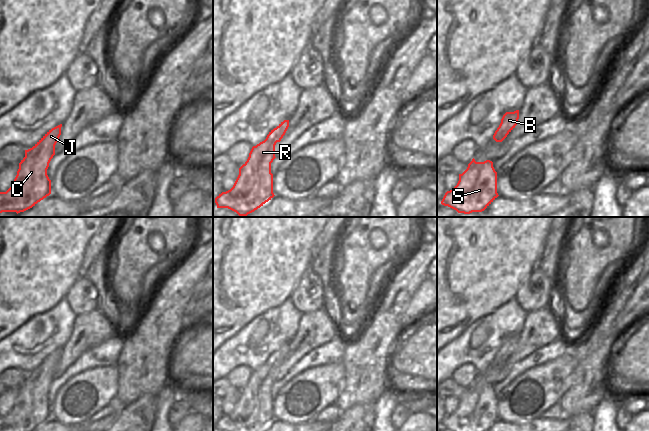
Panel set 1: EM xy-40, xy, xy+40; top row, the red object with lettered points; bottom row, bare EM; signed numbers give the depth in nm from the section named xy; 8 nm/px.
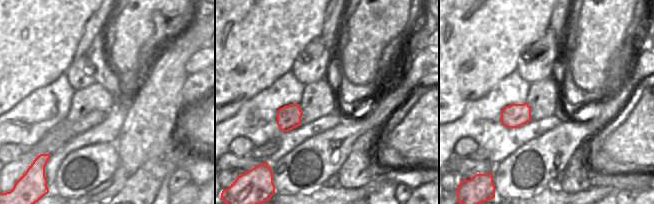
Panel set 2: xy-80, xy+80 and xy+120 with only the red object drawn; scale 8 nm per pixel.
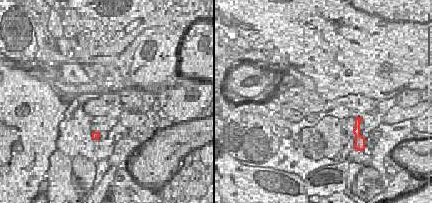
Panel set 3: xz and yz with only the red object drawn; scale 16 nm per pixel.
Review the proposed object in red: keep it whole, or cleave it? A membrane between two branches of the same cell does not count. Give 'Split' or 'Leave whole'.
Leave whole.

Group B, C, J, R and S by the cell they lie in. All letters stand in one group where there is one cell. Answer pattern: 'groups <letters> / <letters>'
groups B C J R S

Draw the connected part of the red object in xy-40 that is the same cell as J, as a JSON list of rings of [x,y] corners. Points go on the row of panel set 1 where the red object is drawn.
[[[62,124],[49,130],[32,148],[25,150],[17,175],[6,192],[0,192],[0,213],[24,212],[51,194],[47,169],[55,155]]]

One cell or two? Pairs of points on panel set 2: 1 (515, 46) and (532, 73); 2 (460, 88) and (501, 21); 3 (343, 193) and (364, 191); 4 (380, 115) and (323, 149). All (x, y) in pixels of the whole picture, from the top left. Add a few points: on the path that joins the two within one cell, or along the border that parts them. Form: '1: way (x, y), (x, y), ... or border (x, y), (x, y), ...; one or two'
1: border (537, 39), (518, 59), (516, 69); two
2: way (471, 71), (475, 65), (475, 47), (484, 38); one
3: way (348, 193), (359, 193); one
4: way (366, 121), (351, 127), (337, 141); one

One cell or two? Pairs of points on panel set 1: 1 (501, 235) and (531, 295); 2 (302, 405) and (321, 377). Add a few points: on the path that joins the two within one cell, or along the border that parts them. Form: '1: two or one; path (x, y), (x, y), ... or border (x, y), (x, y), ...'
1: two; border (536, 267), (521, 283), (514, 297)
2: one; path (304, 398), (318, 384)

